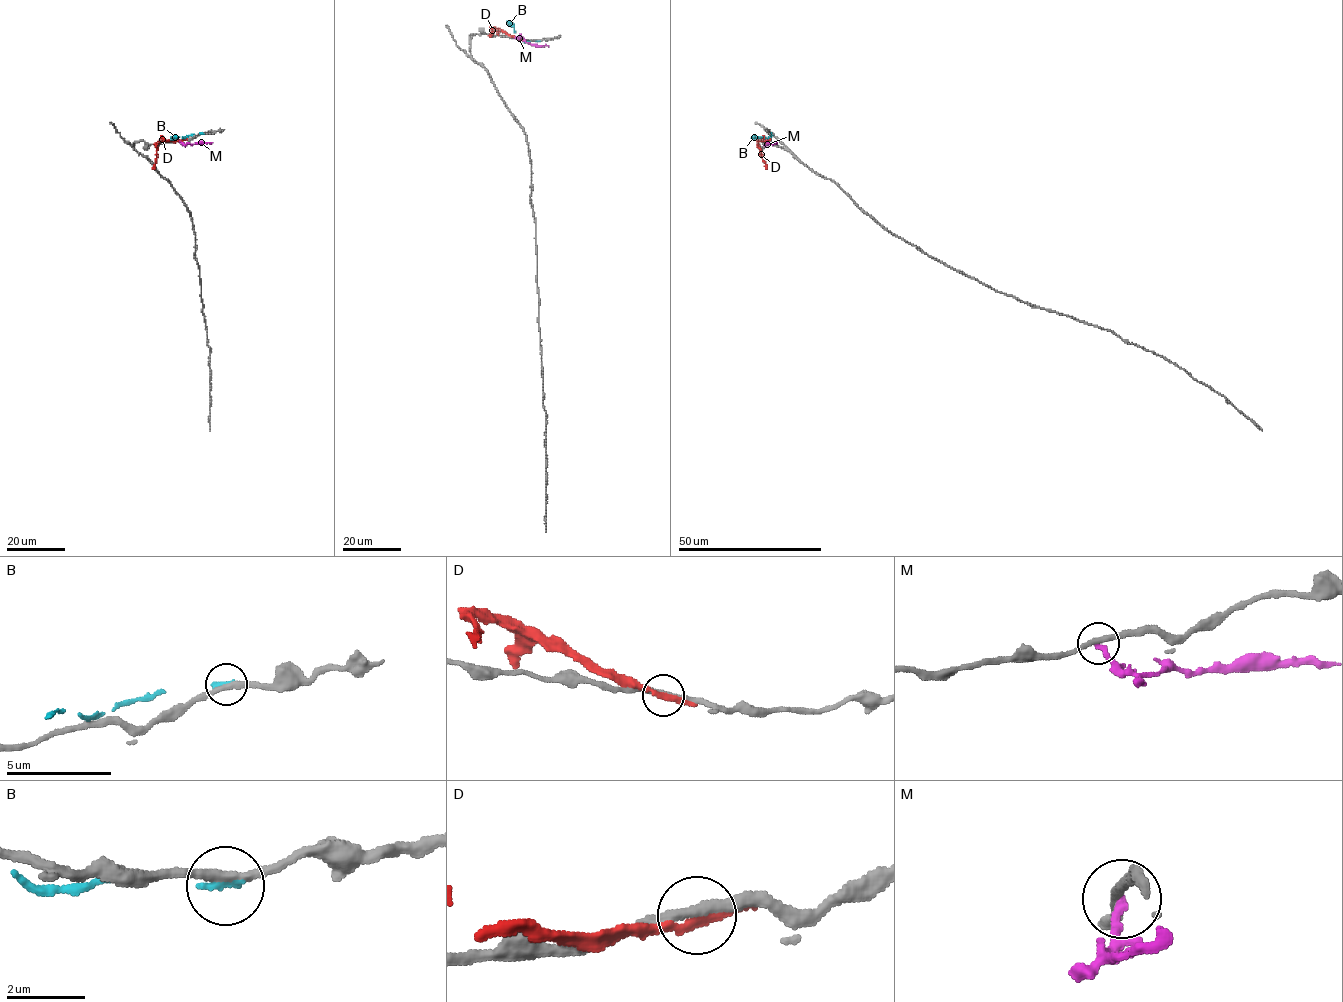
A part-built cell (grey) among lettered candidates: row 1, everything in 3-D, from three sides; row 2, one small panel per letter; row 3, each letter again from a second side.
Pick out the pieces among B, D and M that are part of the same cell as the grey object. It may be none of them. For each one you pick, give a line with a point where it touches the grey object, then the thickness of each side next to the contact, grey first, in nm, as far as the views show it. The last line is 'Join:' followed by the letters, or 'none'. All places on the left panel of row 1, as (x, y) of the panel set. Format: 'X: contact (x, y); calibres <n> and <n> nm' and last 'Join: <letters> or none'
Join: none

